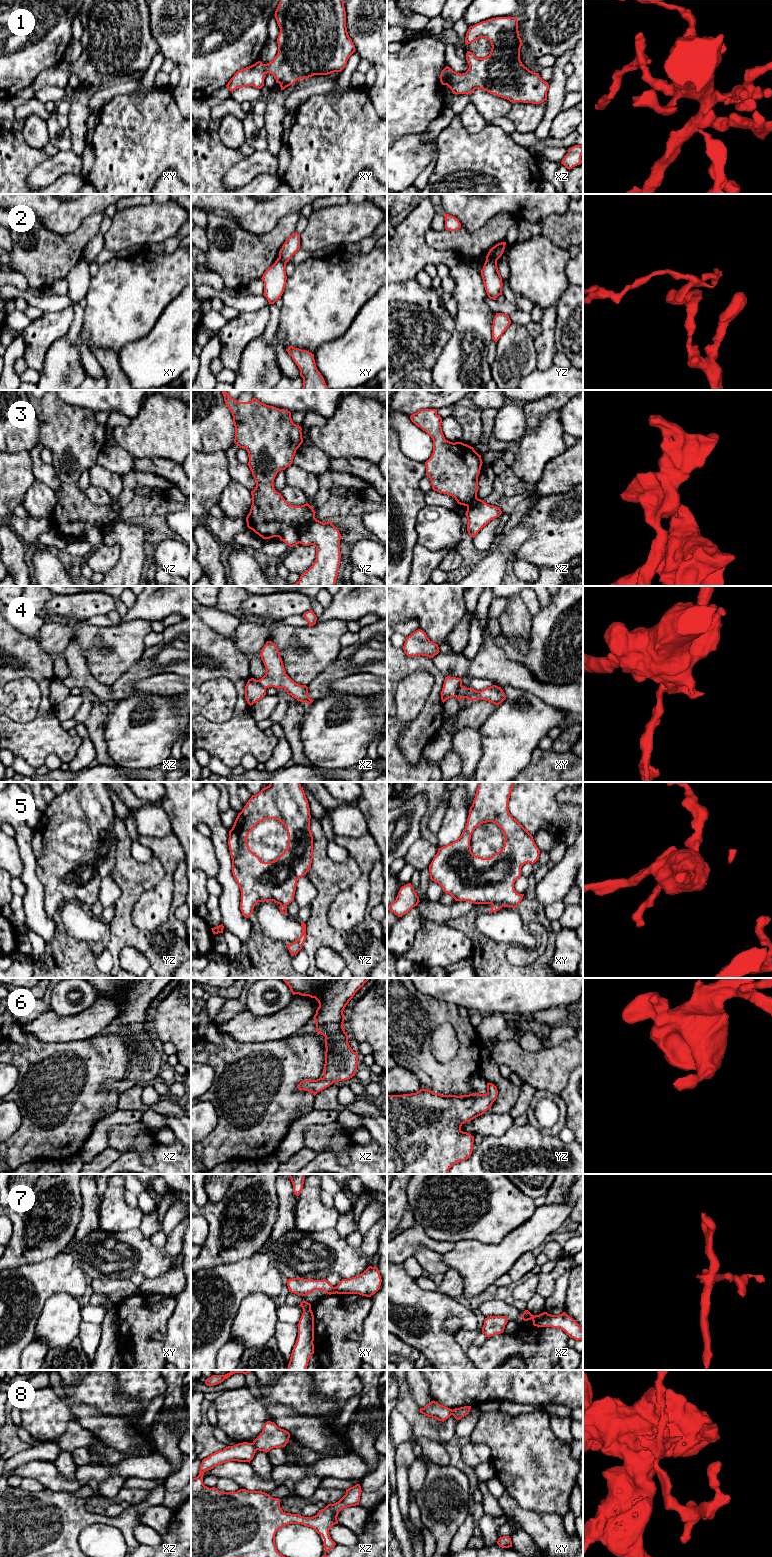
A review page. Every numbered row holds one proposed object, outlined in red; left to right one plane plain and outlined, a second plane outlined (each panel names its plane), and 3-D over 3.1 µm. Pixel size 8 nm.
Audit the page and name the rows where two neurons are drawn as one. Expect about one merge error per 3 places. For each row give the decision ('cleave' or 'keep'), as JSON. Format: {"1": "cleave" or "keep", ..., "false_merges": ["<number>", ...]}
{"1": "keep", "2": "cleave", "3": "cleave", "4": "cleave", "5": "cleave", "6": "keep", "7": "cleave", "8": "cleave", "false_merges": ["2", "3", "4", "5", "7", "8"]}

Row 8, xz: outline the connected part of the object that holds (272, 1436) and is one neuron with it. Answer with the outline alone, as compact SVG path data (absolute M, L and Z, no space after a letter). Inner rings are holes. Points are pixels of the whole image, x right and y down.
M267 1421L260 1435L253 1441L257 1450L269 1452L273 1448L285 1447L290 1433L279 1428L274 1422Z

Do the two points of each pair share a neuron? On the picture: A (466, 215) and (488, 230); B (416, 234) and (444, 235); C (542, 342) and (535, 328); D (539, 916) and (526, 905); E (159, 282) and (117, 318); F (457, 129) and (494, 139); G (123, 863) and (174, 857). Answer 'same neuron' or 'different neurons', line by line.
A: different neurons
B: different neurons
C: different neurons
D: same neuron
E: same neuron
F: same neuron
G: different neurons

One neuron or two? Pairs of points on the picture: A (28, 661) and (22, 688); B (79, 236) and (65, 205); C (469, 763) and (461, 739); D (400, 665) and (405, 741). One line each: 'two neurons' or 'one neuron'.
A: two neurons
B: two neurons
C: one neuron
D: one neuron

